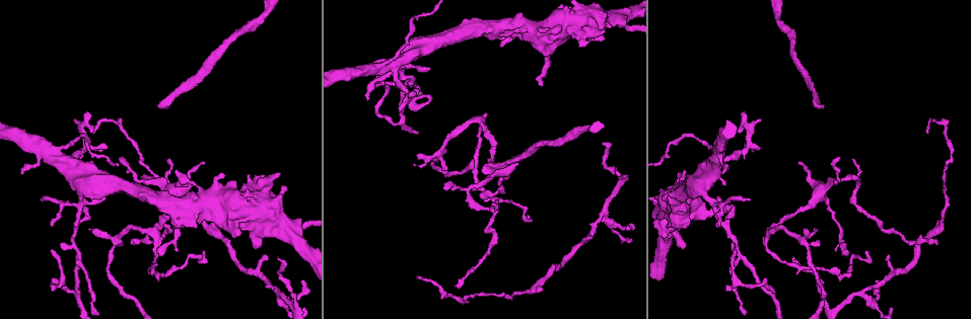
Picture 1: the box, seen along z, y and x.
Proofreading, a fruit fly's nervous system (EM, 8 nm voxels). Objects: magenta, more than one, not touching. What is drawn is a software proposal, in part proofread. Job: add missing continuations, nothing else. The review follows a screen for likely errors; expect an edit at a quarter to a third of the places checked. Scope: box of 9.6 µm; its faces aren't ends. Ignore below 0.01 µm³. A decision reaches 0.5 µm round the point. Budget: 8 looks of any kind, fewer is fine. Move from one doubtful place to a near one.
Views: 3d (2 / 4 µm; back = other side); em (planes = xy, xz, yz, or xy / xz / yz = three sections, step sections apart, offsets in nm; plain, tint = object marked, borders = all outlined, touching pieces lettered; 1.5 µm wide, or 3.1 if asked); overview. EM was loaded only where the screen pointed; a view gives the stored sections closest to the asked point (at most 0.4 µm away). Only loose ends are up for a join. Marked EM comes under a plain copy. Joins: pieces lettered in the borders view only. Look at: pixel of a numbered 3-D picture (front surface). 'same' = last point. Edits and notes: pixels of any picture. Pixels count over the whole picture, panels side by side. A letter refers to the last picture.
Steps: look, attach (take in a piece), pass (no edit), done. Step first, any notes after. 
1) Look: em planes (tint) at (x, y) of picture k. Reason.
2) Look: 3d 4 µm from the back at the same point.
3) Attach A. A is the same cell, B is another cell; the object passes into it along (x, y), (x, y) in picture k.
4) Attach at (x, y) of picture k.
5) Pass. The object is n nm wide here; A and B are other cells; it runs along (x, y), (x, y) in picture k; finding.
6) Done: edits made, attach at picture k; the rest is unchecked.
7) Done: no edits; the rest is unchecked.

Look: em xy step 8 (borders) at (935, 242) of picture 1. Thin end.

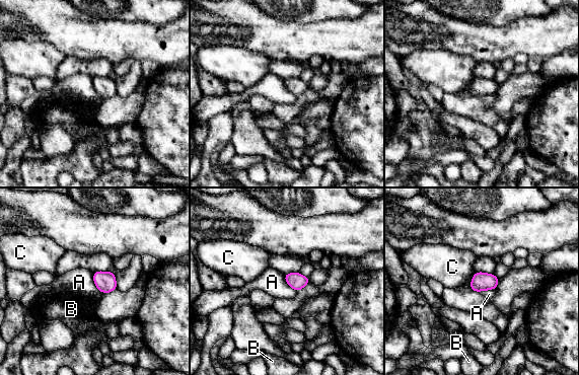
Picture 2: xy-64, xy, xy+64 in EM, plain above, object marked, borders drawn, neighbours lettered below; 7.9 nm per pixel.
Pass. The longest contact is with A, 190 nm; A, B and C are other cells; a border runs along (92, 273), (92, 281), (102, 293) in picture 2; none of them fits.

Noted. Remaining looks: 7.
Look: em yz step 8 (tint) at (161, 107) of picture 1. Free end.

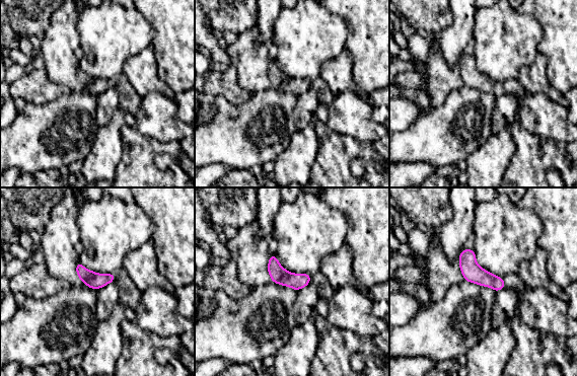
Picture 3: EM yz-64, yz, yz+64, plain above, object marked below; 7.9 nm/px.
Look: em planes (borders) at the same point. Cut it another way.

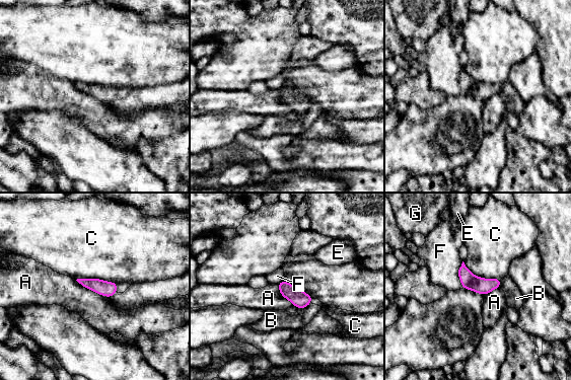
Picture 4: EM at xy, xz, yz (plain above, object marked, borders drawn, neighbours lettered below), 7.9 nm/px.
Attach B. B is the same cell, A, C, E, F and G are other cells; the object passes into it along (469, 281), (500, 282), (514, 299) in picture 4; the neuron continues.

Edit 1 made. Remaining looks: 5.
Look: overview.

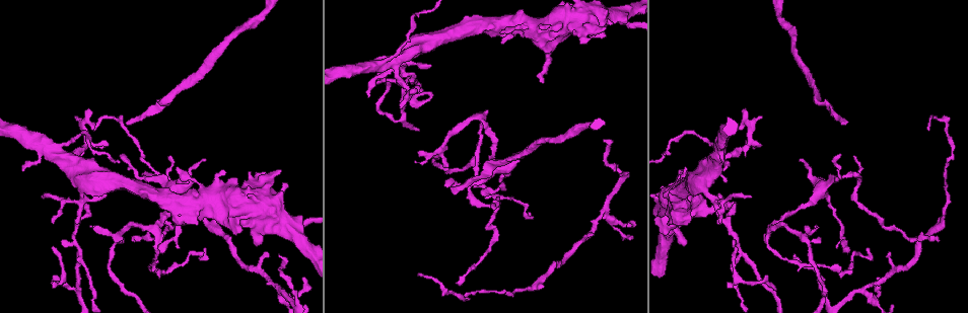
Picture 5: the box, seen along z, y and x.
Look: 3d 2 µm at (122, 154) of picture 5. Tapers out.

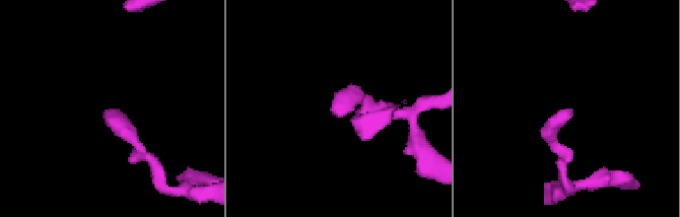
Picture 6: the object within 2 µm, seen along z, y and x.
Look: em planes (borders) at (335, 113) of picture 6.

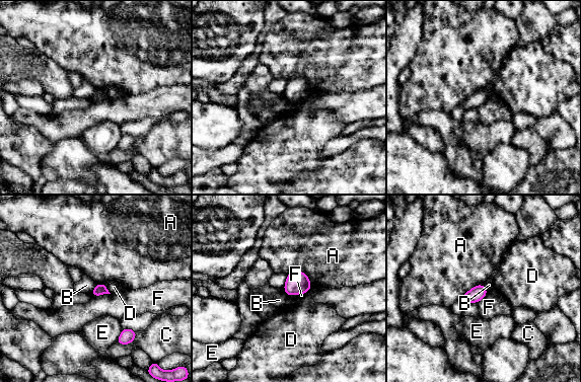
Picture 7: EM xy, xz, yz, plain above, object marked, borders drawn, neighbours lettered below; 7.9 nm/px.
Pass. A, B, C, D, E and F are other cells; a border runs along (96, 284), (90, 294) in picture 7; no lettered piece goes on from it.

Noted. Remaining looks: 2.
Look: 3d 2 µm at (736, 247) of picture 5.

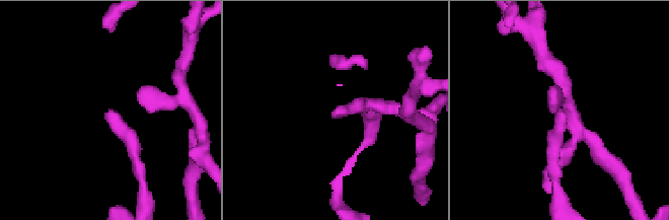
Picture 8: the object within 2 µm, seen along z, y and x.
Look: em planes (borders) at (564, 117) of picture 8.

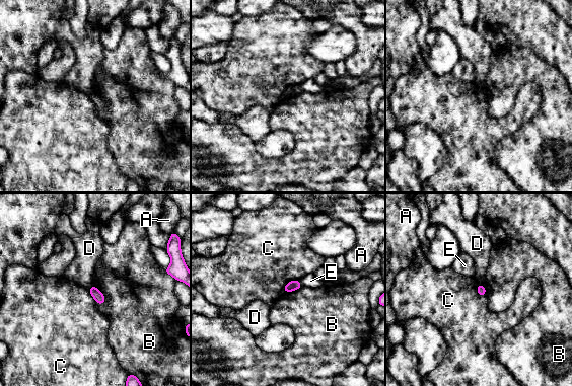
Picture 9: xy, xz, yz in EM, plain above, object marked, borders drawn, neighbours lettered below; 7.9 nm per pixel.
Pass. A, B, C, D and E are other cells; a border runs along (92, 285), (104, 296), (103, 304) in picture 9; none of them fits.

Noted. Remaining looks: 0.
Done: edits made, attach at picture 4; the rest is unchecked.

